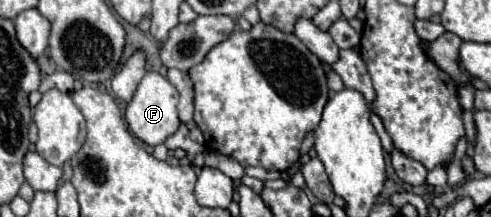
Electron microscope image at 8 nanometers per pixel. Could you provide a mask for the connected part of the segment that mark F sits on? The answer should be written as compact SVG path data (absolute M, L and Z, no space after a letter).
M147 73L137 91L135 91L135 97L133 101L127 105L127 123L129 123L129 129L147 145L155 147L159 143L163 143L169 135L173 135L177 129L179 129L179 117L177 117L177 101L179 101L179 93L177 89L159 73Z

